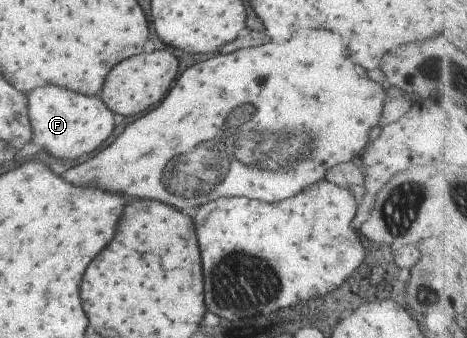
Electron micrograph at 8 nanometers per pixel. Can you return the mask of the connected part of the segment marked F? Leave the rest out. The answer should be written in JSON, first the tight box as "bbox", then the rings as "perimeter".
{"bbox":[26,87,114,161],"perimeter":[[[40,87],[26,95],[27,118],[31,129],[30,142],[40,145],[52,157],[74,161],[100,149],[114,129],[114,114],[99,96],[85,96],[60,87]]]}

